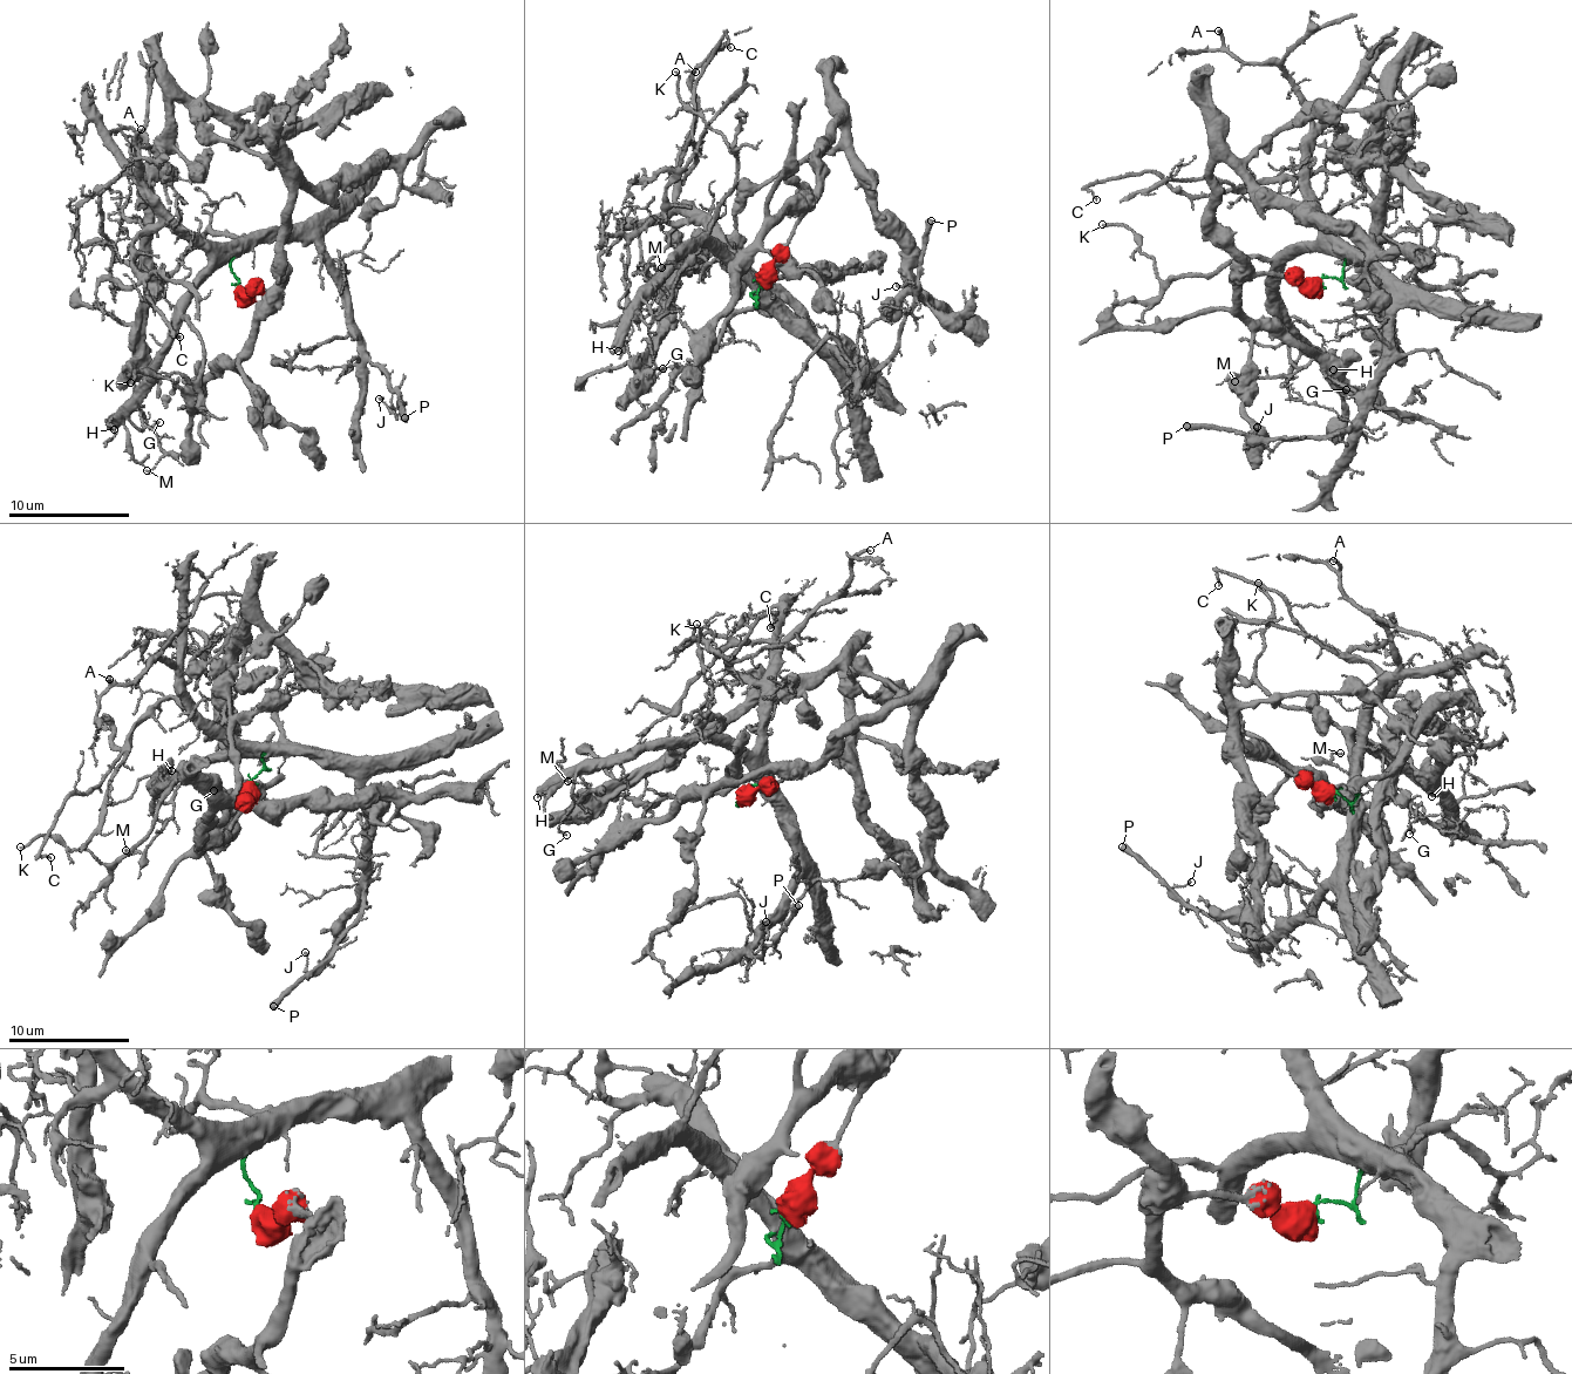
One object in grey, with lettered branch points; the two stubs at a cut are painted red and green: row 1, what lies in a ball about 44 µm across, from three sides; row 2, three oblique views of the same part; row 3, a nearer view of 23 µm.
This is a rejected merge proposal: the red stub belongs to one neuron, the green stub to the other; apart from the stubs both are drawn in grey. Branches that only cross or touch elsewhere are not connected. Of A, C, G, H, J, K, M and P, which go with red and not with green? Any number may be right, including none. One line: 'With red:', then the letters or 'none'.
With red: none

